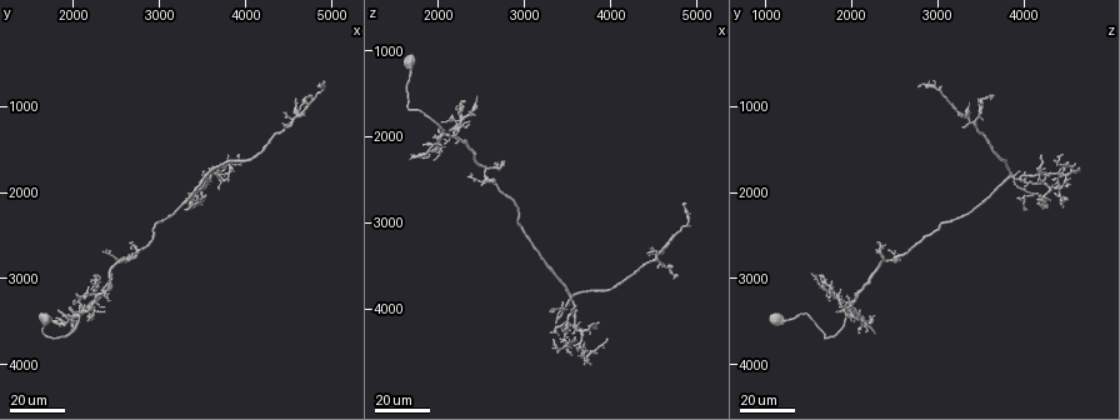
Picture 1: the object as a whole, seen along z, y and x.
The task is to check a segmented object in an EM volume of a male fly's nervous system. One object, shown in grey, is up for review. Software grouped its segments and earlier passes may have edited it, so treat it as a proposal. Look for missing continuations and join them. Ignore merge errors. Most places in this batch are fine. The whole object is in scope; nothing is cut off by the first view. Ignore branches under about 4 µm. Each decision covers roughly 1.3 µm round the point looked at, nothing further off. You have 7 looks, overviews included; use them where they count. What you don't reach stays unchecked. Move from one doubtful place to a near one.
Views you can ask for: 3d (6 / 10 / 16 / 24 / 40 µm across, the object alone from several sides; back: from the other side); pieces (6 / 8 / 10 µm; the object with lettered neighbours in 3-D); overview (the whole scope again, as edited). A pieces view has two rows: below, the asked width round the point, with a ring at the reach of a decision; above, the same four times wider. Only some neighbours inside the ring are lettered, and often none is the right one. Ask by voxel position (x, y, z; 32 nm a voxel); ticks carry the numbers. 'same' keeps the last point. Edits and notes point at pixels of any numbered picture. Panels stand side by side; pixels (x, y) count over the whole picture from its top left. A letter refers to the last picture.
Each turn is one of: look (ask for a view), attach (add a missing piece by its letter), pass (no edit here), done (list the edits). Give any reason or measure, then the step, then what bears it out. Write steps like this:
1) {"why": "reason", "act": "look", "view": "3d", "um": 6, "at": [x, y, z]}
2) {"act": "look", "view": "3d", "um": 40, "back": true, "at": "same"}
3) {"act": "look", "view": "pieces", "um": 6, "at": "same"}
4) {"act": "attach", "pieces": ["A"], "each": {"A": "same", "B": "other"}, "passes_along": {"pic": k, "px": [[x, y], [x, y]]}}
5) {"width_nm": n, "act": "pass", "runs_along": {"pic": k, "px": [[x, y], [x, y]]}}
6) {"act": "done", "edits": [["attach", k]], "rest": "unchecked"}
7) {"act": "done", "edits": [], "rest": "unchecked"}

{"why": "thin end", "act": "look", "view": "3d", "um": 40, "at": [1700, 3450, 2250]}

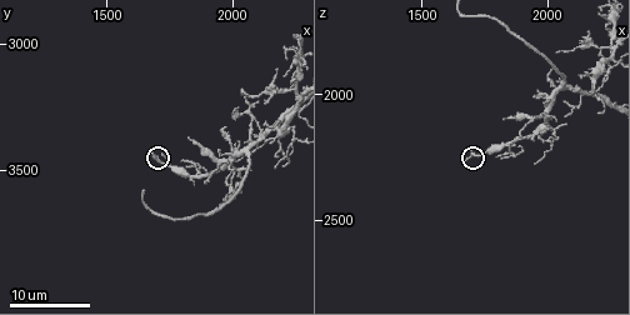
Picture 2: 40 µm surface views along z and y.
{"act": "look", "view": "pieces", "um": 10, "at": [1680, 3420, 2270]}

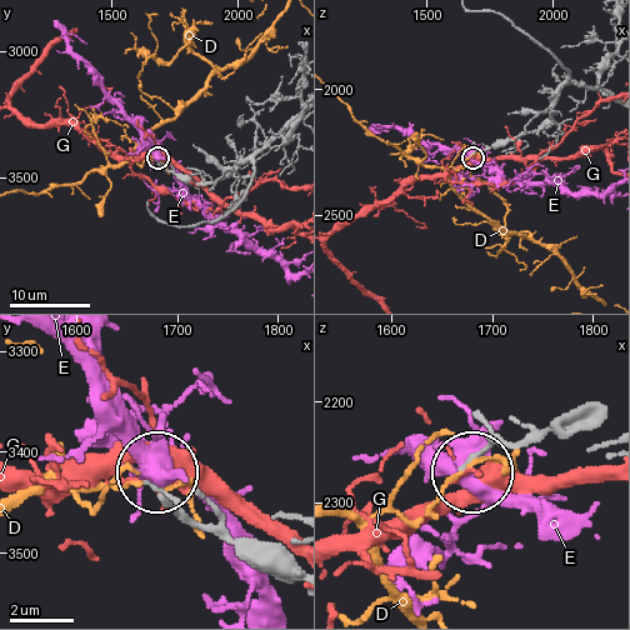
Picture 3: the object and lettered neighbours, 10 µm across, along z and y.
{"width_nm": 140, "act": "pass", "each": {"D": "other", "E": "other", "G": "other"}, "runs_along": {"pic": 3, "px": [[549, 424], [524, 440], [493, 443], [470, 461]]}, "found": "none of them fits"}

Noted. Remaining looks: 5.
{"why": "branch stops here", "act": "look", "view": "3d", "um": 40, "at": [4500, 1250, 3250]}

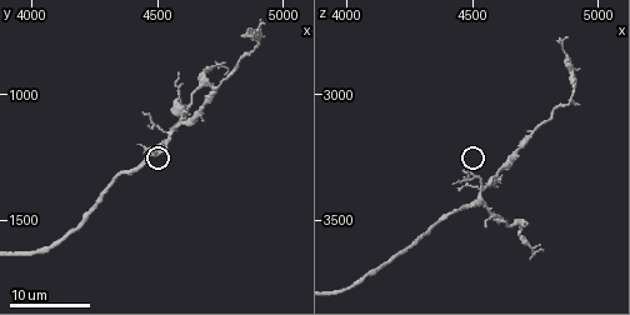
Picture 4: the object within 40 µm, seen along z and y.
{"why": "closer look", "act": "look", "view": "3d", "um": 10, "at": [4490, 1250, 3290]}

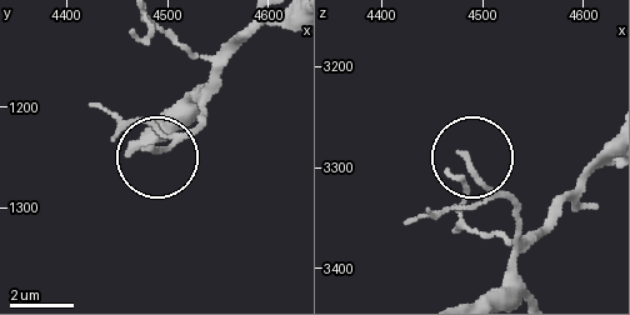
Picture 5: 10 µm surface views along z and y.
{"why": "what lies round it", "act": "look", "view": "pieces", "um": 10, "at": [4484, 1238, 3292]}

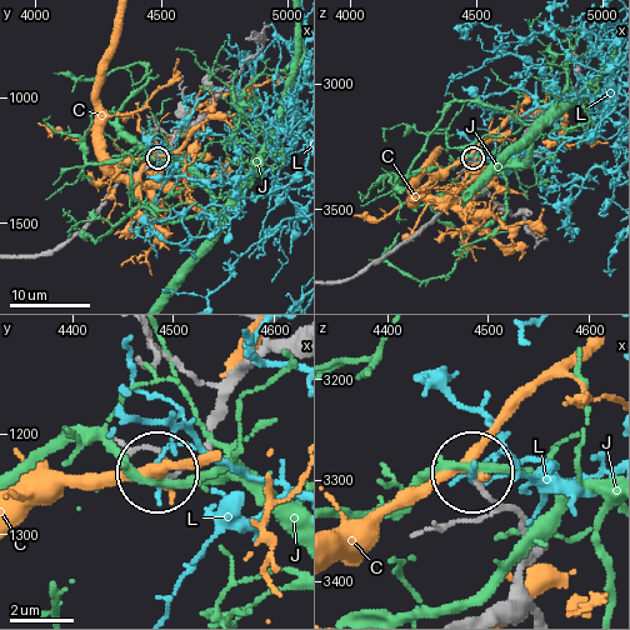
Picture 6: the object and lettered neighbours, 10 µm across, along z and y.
{"width_nm": 180, "act": "pass", "each": {"C": "other", "J": "other", "L": "other"}, "runs_along": {"pic": 6, "px": [[504, 603], [520, 530], [475, 476]]}, "found": "no lettered piece goes on from it"}

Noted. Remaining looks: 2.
{"why": "an open end", "act": "look", "view": "3d", "um": 24, "at": [3950, 1600, 4350]}

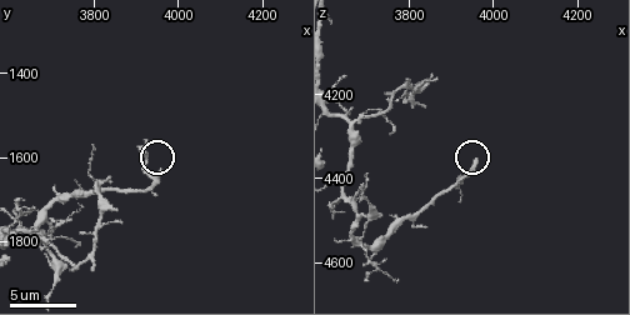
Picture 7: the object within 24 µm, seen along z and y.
{"act": "look", "view": "pieces", "um": 10, "at": [3960, 1630, 4355]}

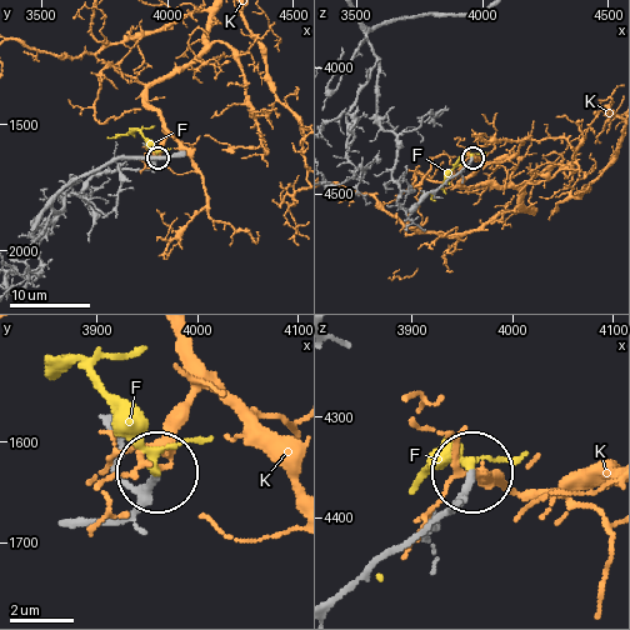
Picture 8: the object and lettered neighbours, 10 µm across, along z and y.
{"act": "attach", "pieces": ["F"], "each": {"F": "same", "K": "other"}, "found": "the neuron continues"}

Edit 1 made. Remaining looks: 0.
{"act": "done", "edits": [["attach", 8]], "rest": "unchecked"}

